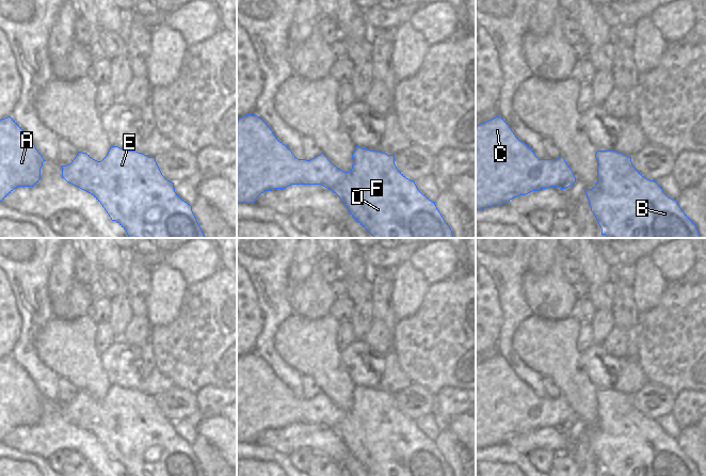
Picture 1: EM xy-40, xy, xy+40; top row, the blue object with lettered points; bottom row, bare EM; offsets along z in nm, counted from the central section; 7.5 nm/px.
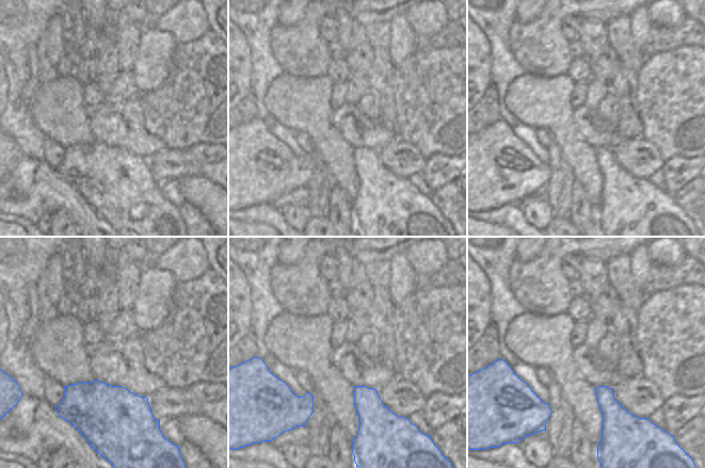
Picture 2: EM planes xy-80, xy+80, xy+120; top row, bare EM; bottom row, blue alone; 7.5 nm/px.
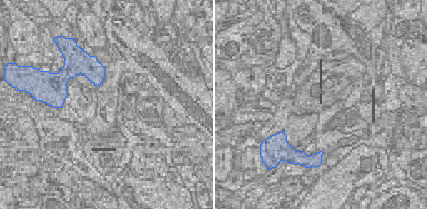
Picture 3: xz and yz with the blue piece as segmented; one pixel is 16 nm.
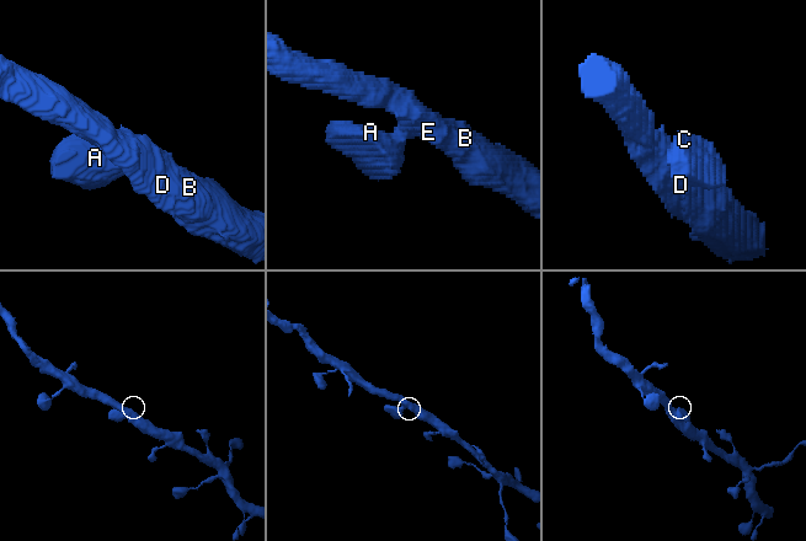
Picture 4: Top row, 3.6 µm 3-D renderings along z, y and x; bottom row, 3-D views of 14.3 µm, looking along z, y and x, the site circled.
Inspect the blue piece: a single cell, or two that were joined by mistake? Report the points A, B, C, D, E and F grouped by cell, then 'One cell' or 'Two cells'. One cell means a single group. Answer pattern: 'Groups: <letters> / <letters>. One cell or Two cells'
Groups: A B C D E F. One cell

